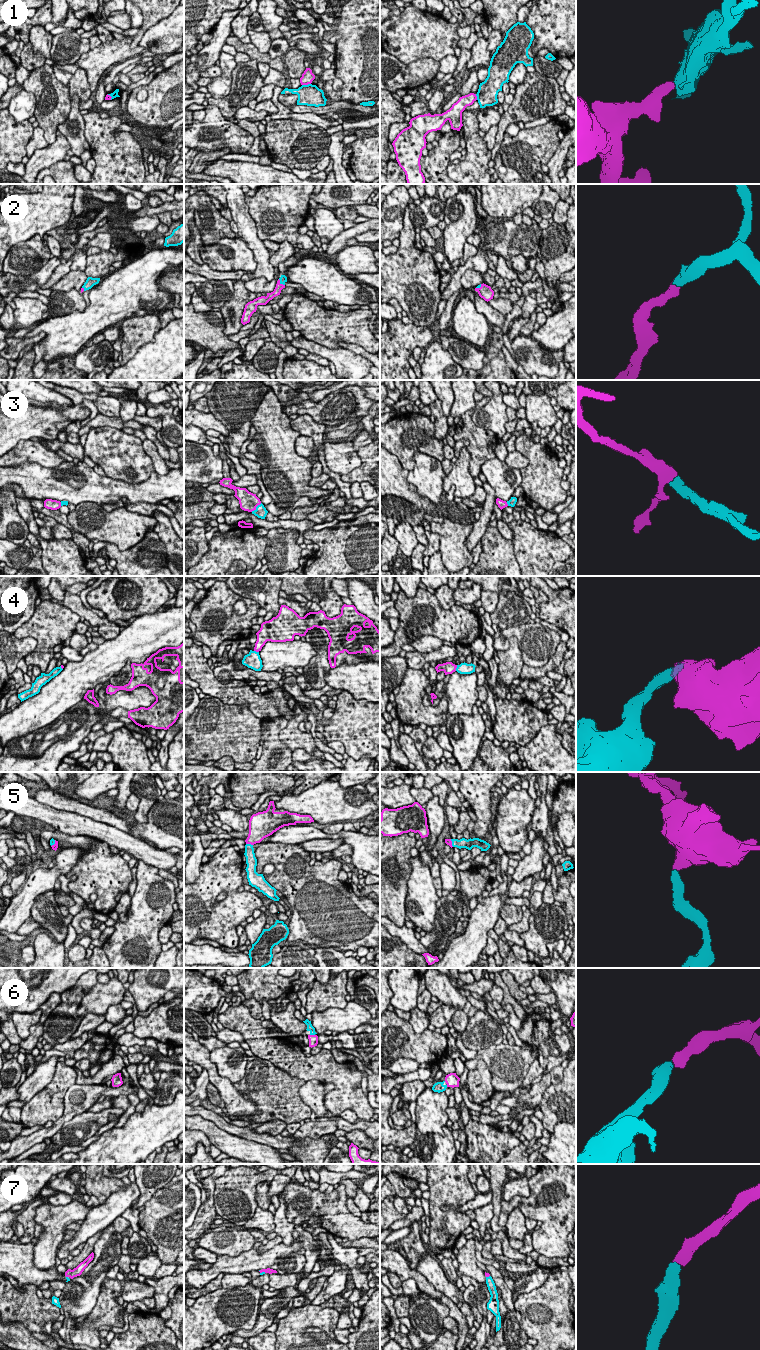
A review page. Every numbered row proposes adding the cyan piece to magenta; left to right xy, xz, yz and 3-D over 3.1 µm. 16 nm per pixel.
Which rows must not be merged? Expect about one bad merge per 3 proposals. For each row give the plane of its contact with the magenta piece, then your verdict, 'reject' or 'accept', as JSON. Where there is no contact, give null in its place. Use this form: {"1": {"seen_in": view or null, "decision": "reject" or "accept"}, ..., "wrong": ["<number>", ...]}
{"1": {"seen_in": "xz", "decision": "reject"}, "2": {"seen_in": "xz", "decision": "accept"}, "3": {"seen_in": "xz", "decision": "accept"}, "4": {"seen_in": "yz", "decision": "reject"}, "5": {"seen_in": "xz", "decision": "accept"}, "6": {"seen_in": "xz", "decision": "accept"}, "7": {"seen_in": "xz", "decision": "accept"}, "wrong": ["1", "4"]}

